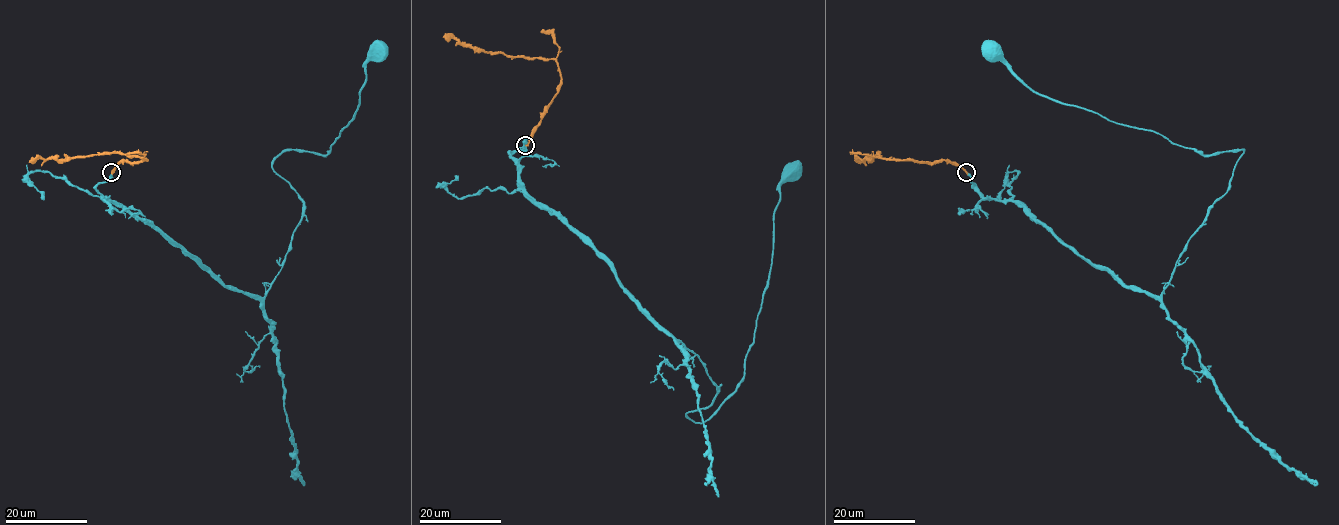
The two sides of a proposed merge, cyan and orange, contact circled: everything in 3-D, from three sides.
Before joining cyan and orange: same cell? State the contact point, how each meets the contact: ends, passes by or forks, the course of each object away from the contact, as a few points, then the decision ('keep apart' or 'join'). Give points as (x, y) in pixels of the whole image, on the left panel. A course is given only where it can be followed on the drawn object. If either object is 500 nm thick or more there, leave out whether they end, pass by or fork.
(111, 172) | cyan ends | orange ends | cyan via (111, 172), (96, 190), (107, 201), (227, 288), (263, 297), (303, 206), (272, 162), (330, 151), (378, 50) | orange via (111, 172), (122, 160), (147, 160), (103, 153), (64, 159), (39, 158), (28, 162) | join

